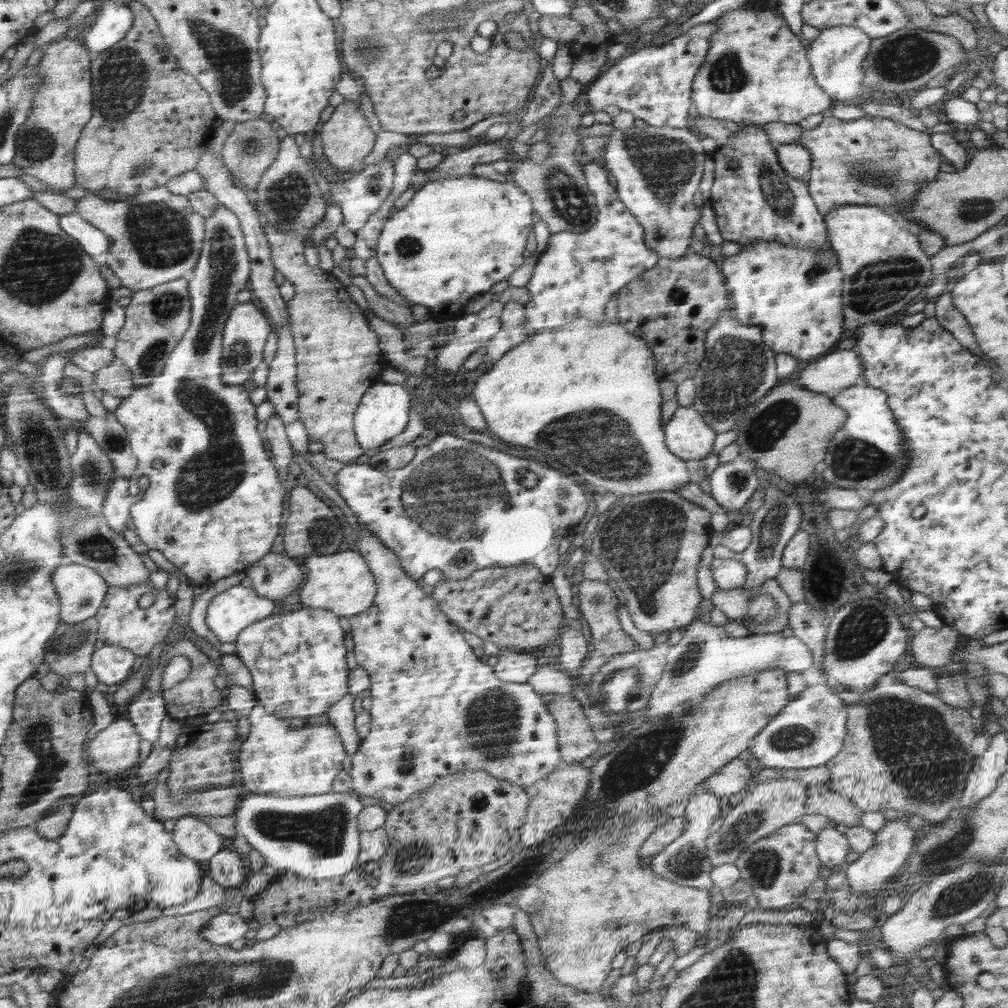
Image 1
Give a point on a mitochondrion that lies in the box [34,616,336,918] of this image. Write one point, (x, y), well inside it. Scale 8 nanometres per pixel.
(68, 643)

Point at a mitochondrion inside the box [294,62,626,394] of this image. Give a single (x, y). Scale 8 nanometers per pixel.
(569, 203)

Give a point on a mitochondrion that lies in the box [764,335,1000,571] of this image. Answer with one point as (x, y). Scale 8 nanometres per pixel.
(935, 467)

